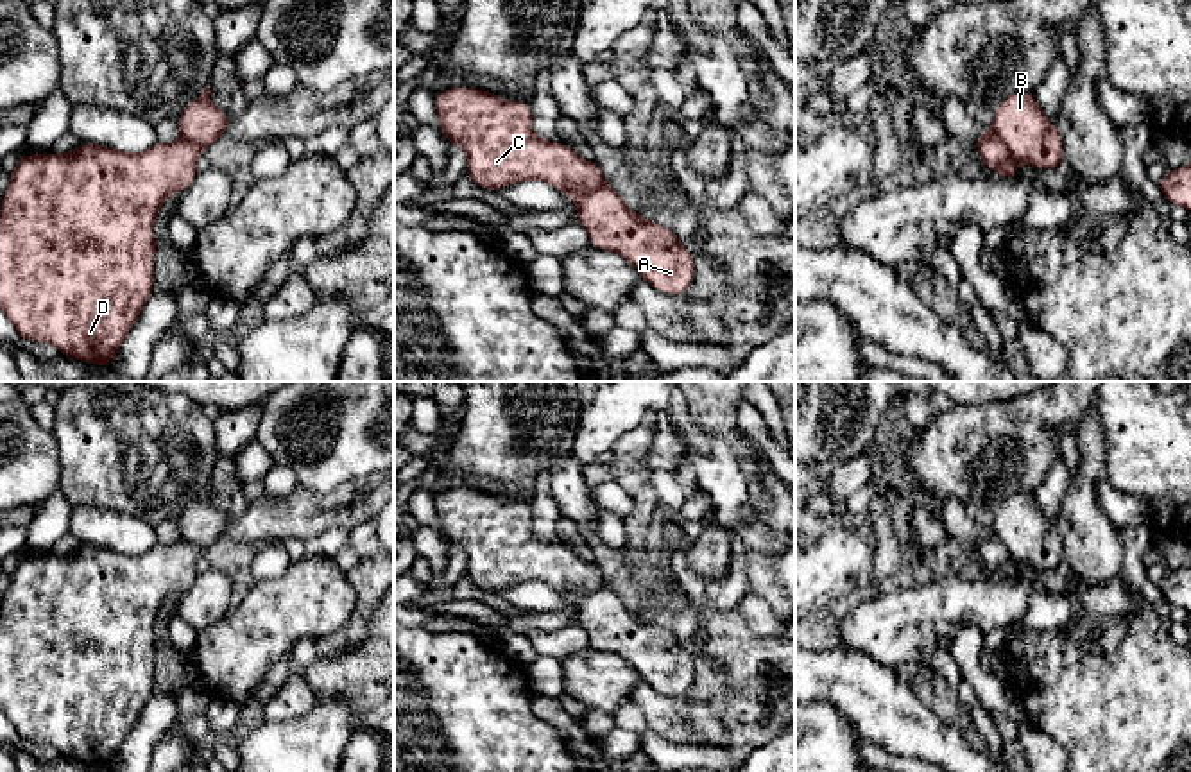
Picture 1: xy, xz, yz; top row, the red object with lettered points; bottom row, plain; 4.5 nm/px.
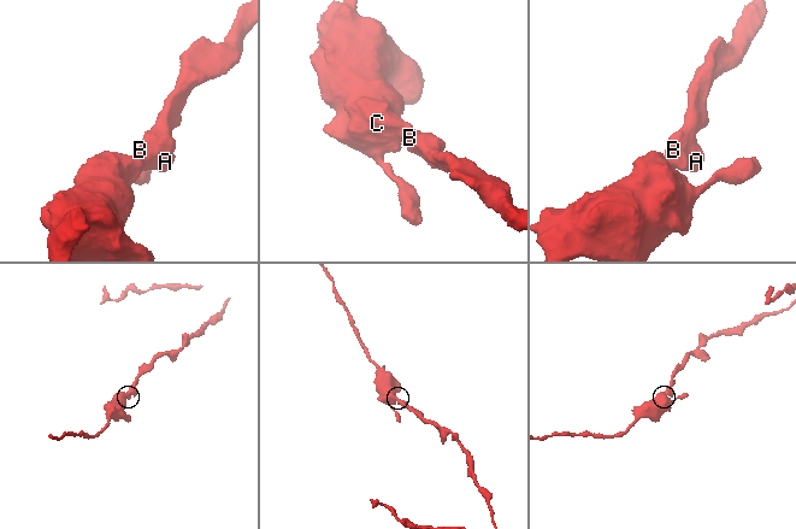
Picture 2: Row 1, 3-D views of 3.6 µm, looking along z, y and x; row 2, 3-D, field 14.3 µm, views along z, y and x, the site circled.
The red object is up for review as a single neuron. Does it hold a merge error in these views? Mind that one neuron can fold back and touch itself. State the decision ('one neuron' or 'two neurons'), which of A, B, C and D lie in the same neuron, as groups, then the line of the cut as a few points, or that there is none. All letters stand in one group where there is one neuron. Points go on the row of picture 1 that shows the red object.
two neurons | A B / C D | xz (604, 181), (575, 205)

